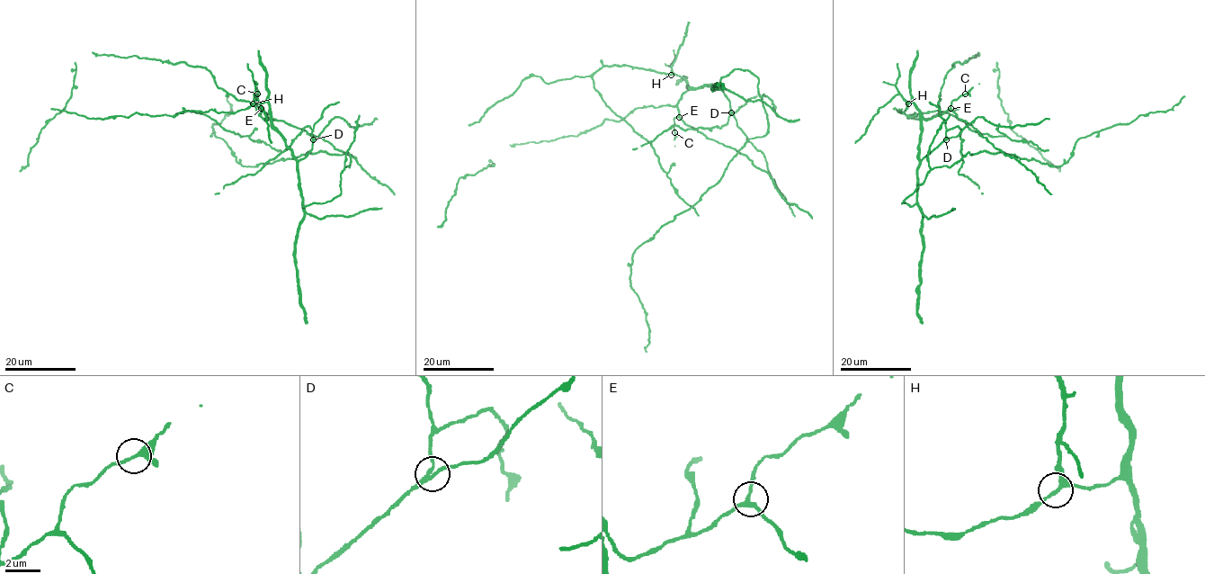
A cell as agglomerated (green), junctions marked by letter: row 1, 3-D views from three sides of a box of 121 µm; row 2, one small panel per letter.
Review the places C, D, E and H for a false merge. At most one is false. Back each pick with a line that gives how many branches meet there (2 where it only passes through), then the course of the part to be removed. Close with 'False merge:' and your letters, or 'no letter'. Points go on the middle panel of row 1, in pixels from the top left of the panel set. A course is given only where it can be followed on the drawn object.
False merge: no letter

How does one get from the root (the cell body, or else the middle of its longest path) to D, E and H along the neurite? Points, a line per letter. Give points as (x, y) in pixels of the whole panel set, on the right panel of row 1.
D: (917, 181), (918, 163), (946, 139)
E: (917, 181), (921, 121), (941, 115), (950, 108)
H: (917, 181), (919, 115), (912, 102), (908, 103)

